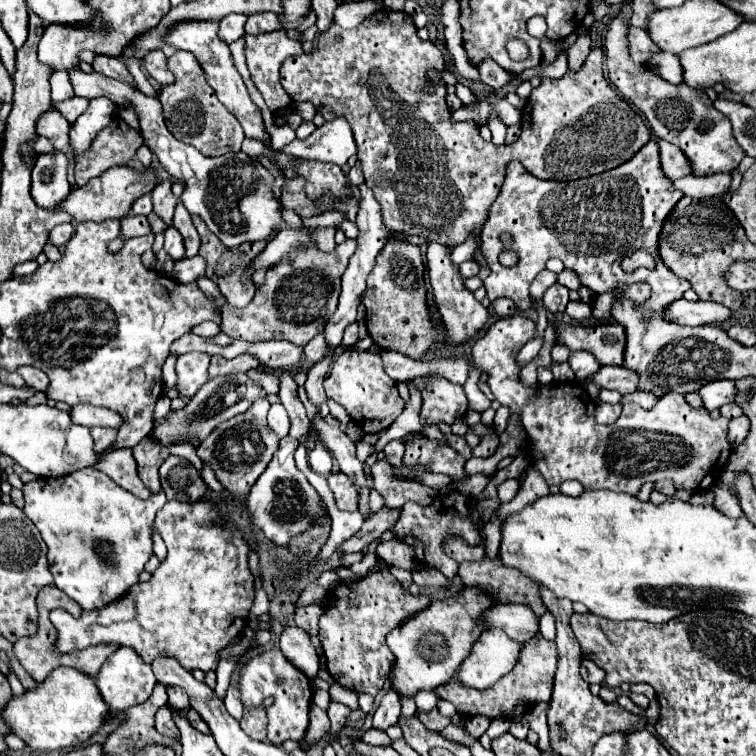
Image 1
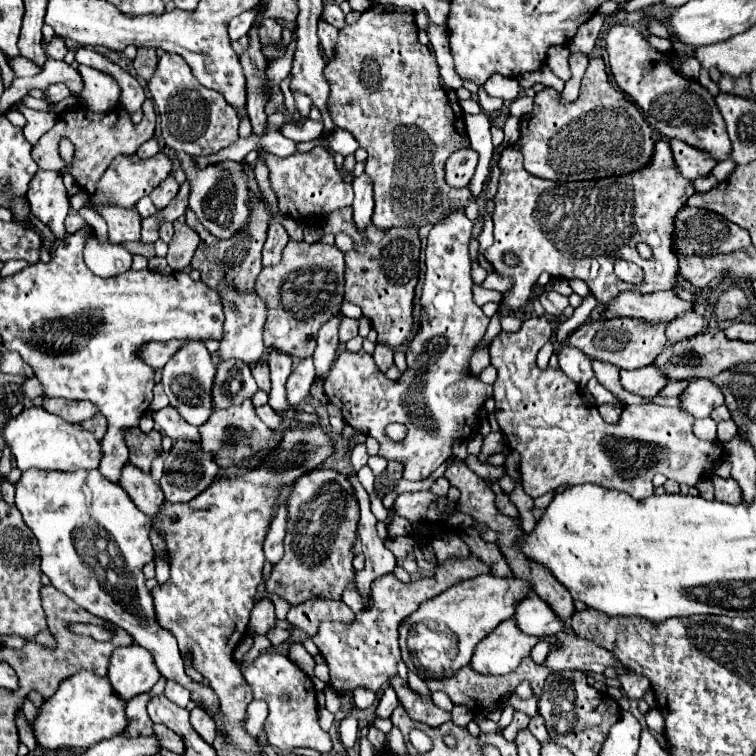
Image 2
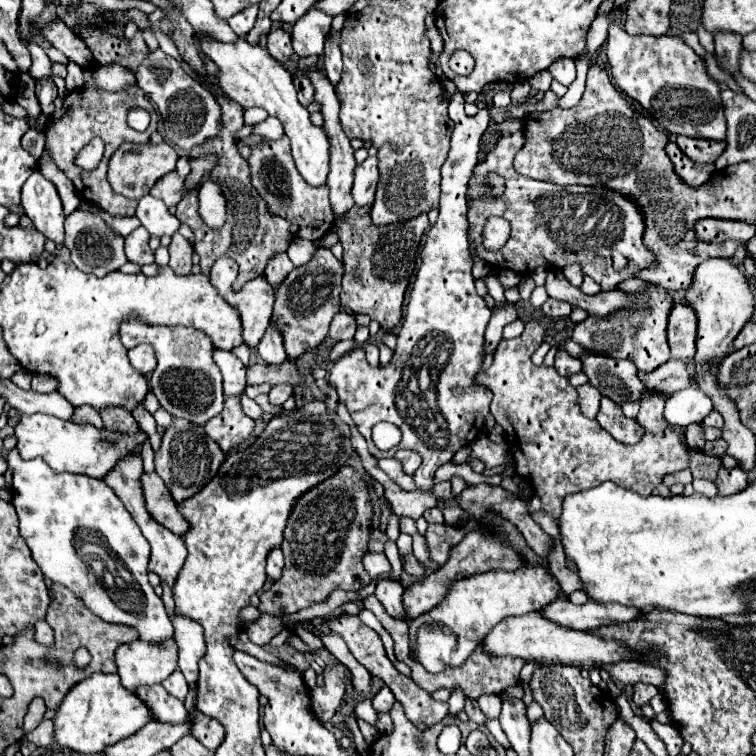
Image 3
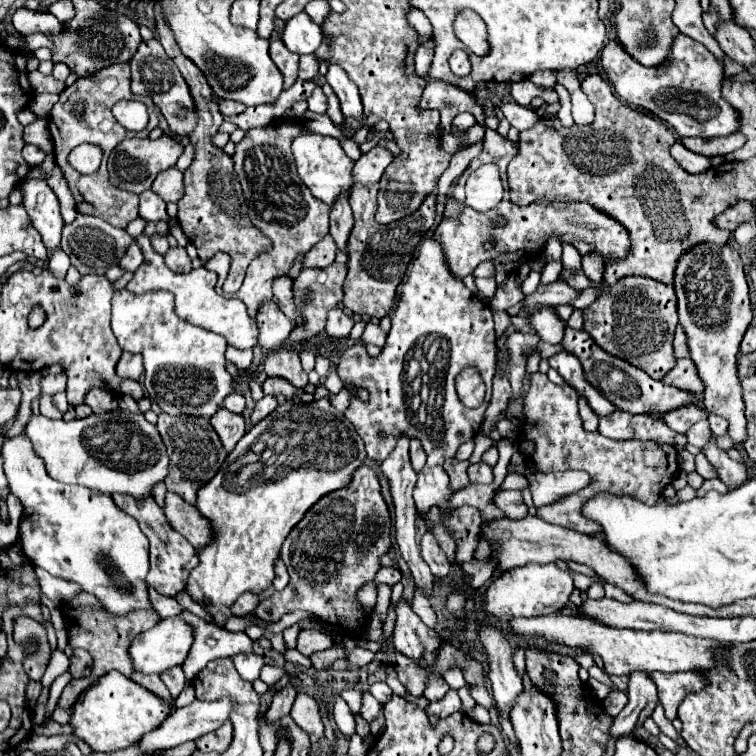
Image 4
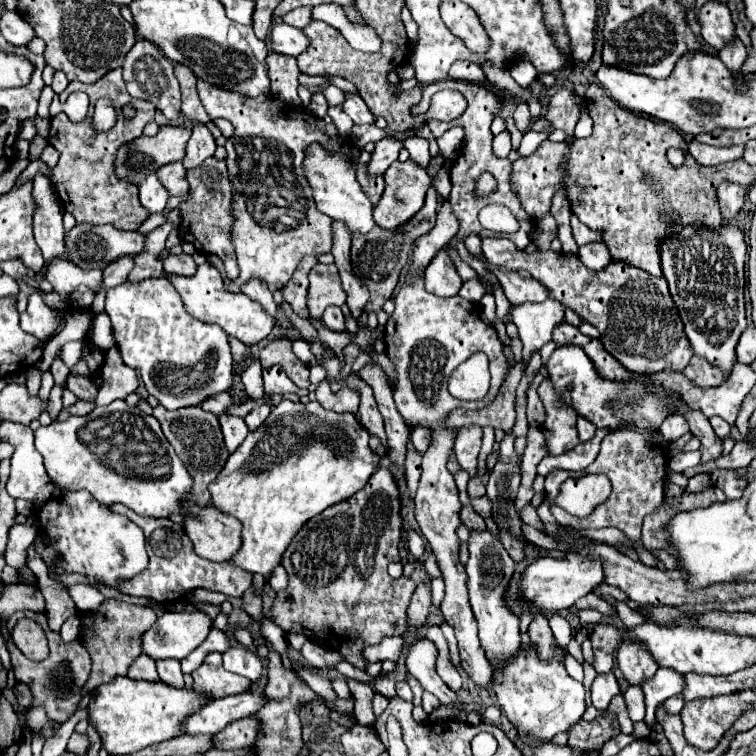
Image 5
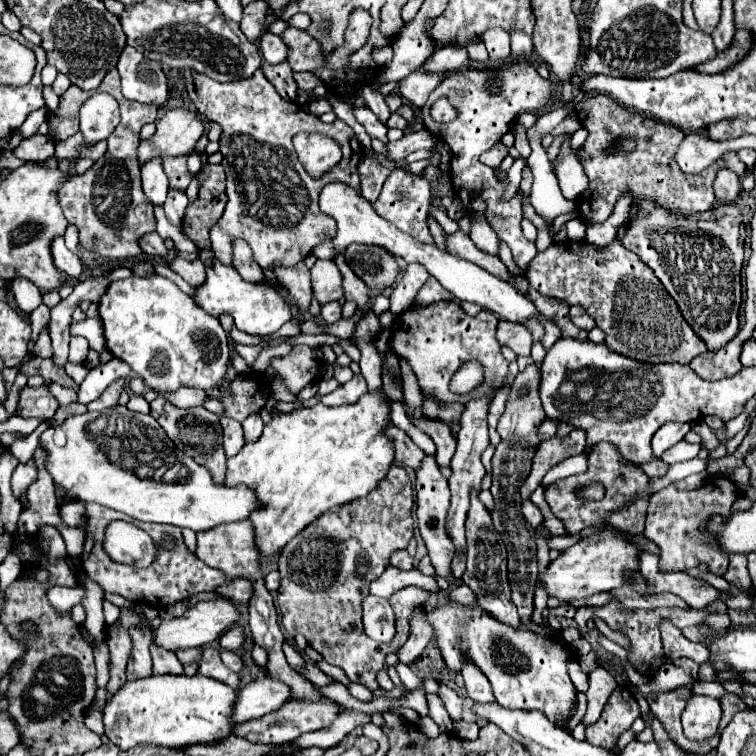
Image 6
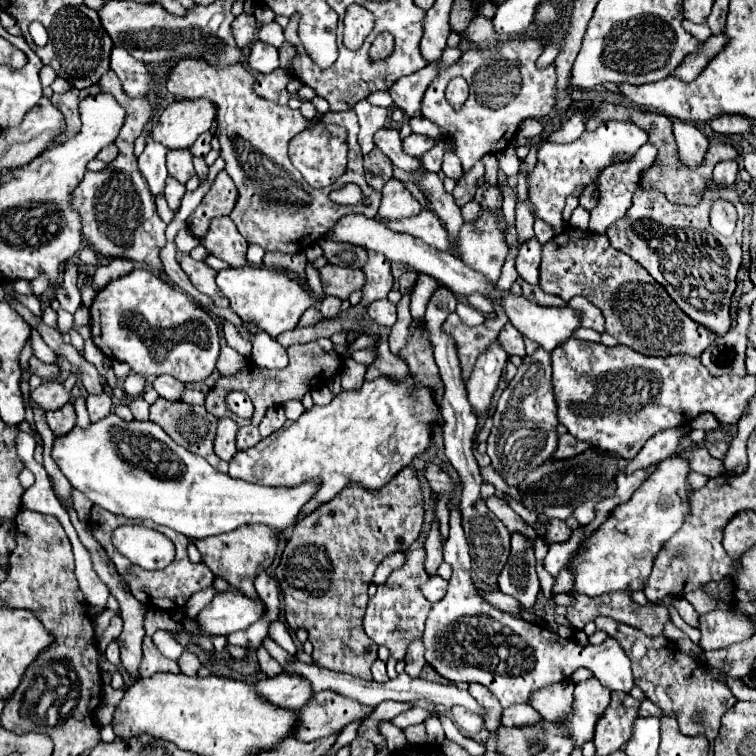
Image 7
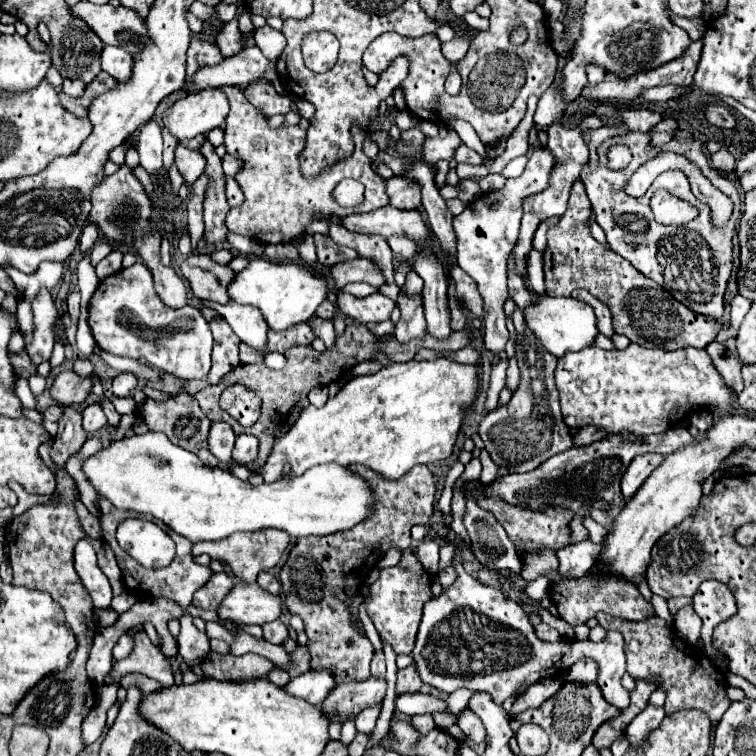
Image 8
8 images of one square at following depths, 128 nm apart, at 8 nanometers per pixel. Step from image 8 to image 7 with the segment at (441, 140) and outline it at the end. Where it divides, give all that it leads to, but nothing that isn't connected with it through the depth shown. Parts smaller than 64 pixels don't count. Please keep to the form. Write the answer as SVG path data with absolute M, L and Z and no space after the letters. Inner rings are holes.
M410 134L408 138L404 138L404 152L410 154L410 156L424 156L436 142L428 136L422 136L422 134Z

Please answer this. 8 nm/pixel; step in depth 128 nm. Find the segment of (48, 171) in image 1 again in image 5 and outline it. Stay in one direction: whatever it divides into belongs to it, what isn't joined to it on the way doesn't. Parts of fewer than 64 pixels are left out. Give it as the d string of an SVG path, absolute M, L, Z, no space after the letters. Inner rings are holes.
M38 172L34 178L34 200L36 200L36 212L34 212L34 238L40 246L44 260L52 262L56 258L66 256L64 246L64 228L62 228L62 204L58 202L58 196L50 184L50 180Z

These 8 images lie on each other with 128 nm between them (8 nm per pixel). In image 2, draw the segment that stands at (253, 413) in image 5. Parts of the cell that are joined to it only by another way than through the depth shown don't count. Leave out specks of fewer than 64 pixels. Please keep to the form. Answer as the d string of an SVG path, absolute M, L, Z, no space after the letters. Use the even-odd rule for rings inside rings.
M312 358L300 360L298 366L294 368L294 372L290 374L288 384L286 384L288 404L298 406L298 404L308 396L308 392L310 392L310 384L314 382L314 378L316 378L316 372L314 372Z

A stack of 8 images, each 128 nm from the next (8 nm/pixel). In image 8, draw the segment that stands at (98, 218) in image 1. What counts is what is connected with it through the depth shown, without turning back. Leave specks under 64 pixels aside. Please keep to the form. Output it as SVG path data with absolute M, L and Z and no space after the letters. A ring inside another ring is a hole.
M208 88L208 90L184 96L178 102L174 102L164 114L164 126L178 140L186 140L186 138L194 138L198 134L208 134L212 128L222 126L226 114L228 114L228 100L226 100L224 92L220 88Z

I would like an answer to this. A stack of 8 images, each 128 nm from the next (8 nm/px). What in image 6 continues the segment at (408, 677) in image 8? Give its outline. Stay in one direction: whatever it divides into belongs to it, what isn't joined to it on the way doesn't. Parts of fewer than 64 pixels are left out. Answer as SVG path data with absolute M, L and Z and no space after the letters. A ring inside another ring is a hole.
M414 608L410 624L412 624L412 634L410 634L408 642L398 650L398 658L406 666L412 666L424 654L424 648L428 646L428 642L432 638L432 628L426 622L424 608Z

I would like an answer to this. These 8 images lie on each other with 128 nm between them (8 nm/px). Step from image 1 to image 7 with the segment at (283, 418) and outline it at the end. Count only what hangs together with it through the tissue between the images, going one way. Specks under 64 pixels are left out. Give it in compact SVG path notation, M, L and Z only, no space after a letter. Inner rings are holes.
M158 376L156 380L154 380L154 388L156 388L156 392L162 396L162 398L168 398L168 400L178 400L180 398L180 394L184 392L184 384L180 384L176 378L172 378L172 376Z

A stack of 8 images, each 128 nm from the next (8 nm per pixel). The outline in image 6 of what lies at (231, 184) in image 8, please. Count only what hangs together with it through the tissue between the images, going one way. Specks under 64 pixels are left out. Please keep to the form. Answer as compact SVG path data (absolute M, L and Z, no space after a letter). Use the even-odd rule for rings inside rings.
M206 164L196 178L200 182L200 194L196 202L188 204L182 230L202 250L210 246L208 232L220 220L228 198L222 164Z

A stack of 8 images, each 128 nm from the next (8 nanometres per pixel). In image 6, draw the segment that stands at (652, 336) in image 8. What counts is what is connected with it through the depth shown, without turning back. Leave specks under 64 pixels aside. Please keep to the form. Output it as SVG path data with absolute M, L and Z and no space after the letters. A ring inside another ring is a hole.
M564 240L552 242L544 252L540 252L528 266L528 282L532 288L546 296L554 296L558 300L568 302L570 306L582 304L586 312L596 318L596 324L606 332L606 344L624 356L630 356L640 362L680 362L690 364L690 360L702 352L706 352L706 344L700 342L700 336L688 326L684 316L680 314L674 298L664 290L662 282L656 274L630 250L626 250L618 240L610 242L604 248L592 246L586 240Z

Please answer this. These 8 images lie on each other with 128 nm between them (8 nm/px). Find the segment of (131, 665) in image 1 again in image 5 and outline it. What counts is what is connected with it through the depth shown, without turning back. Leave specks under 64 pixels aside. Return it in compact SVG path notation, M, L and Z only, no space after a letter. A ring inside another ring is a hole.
M202 610L166 612L142 636L142 650L152 660L182 660L206 640L210 630L212 618Z

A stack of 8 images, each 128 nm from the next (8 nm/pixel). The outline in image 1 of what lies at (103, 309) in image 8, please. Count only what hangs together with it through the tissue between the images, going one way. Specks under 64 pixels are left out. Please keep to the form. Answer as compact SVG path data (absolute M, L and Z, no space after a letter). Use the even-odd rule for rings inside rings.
M190 352L190 354L180 354L176 358L176 390L178 396L184 400L190 400L200 386L208 380L208 364L210 356L204 352Z

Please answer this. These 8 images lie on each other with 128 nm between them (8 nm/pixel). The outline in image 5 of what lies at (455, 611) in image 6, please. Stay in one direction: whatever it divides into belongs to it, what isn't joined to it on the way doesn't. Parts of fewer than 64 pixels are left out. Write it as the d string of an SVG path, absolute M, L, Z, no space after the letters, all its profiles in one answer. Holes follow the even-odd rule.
M532 642L528 652L516 652L500 672L494 672L492 690L498 708L508 716L512 726L516 726L518 738L526 744L552 740L558 732L566 732L576 724L586 710L584 686L566 674L560 660L540 660Z

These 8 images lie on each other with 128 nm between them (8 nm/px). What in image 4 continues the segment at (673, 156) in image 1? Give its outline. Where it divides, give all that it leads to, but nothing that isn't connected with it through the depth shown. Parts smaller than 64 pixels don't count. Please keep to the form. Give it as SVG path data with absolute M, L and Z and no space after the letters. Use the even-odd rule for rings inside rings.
M734 132L730 136L720 136L720 138L710 138L710 140L704 140L704 138L682 138L682 144L696 152L696 154L702 154L702 156L726 156L738 148L744 146L744 134L742 132Z

